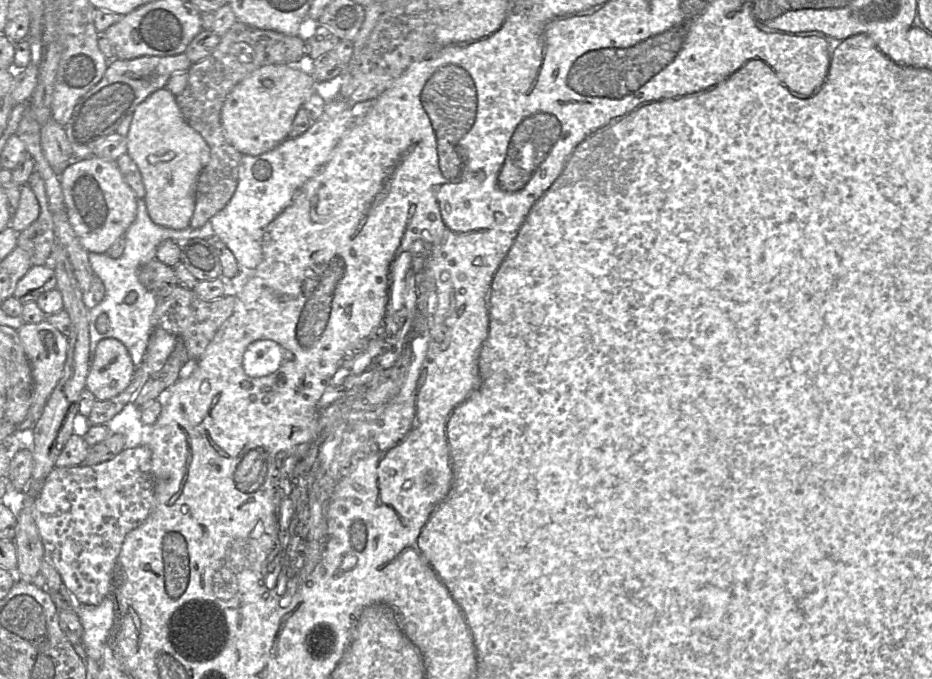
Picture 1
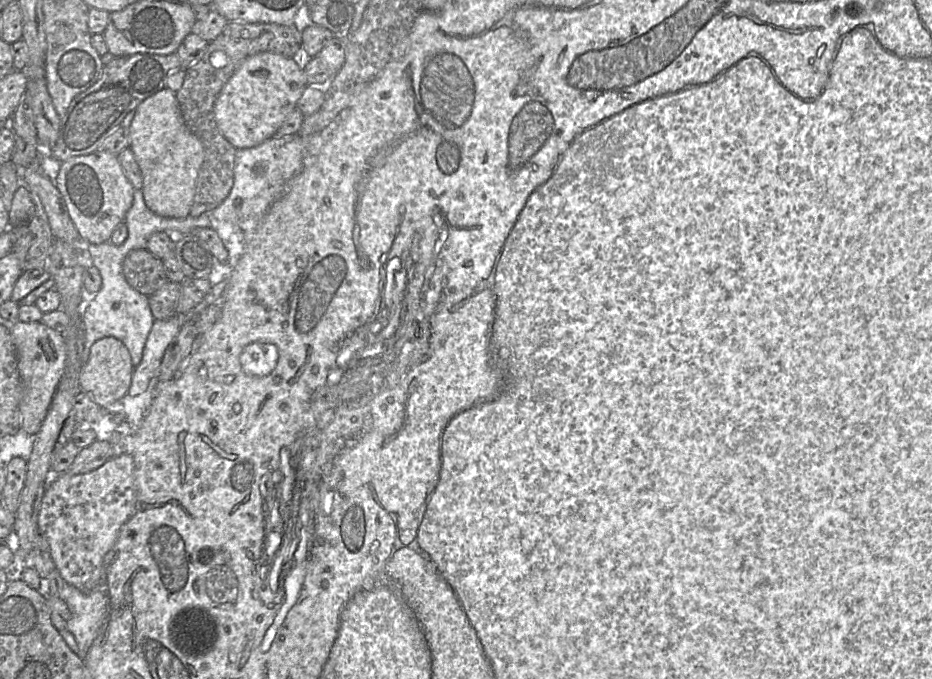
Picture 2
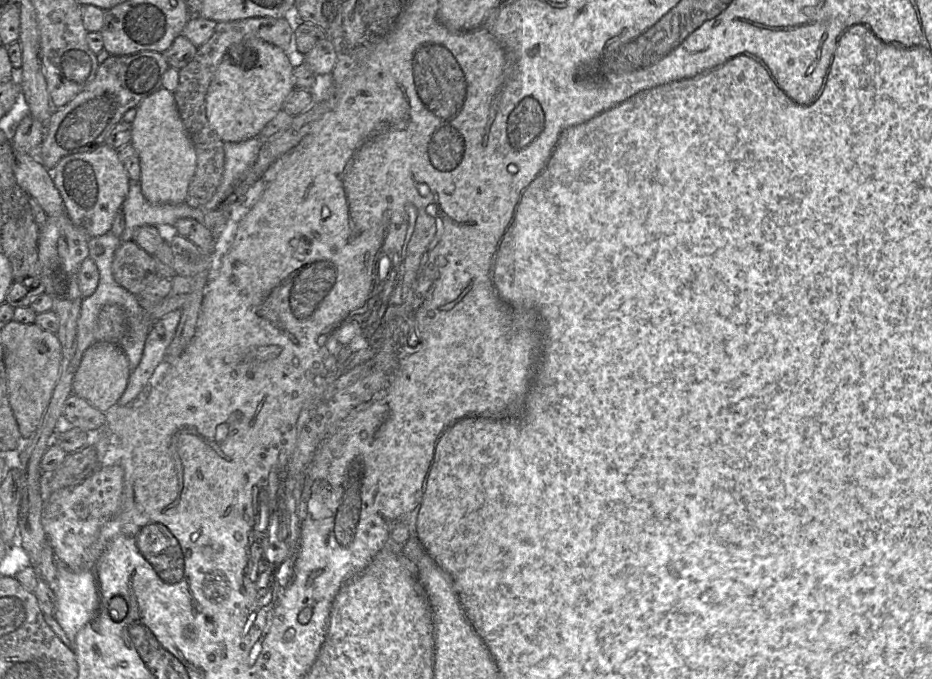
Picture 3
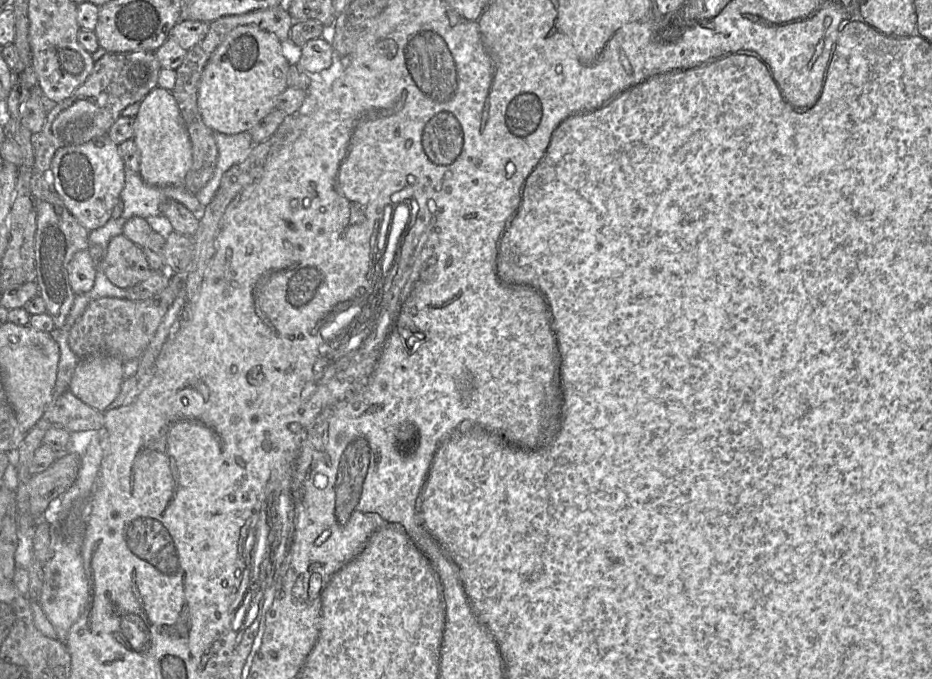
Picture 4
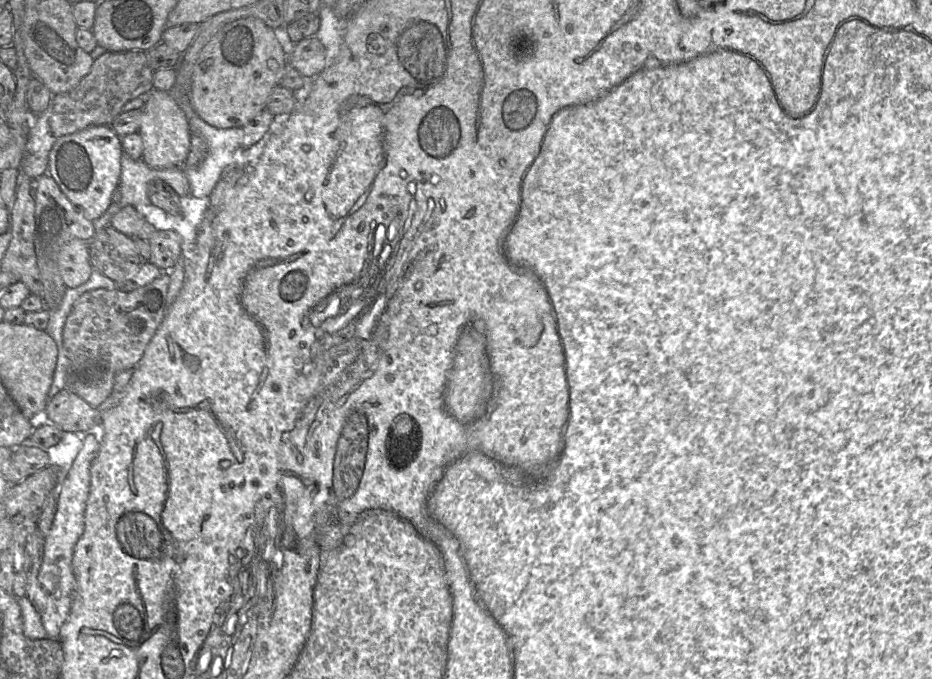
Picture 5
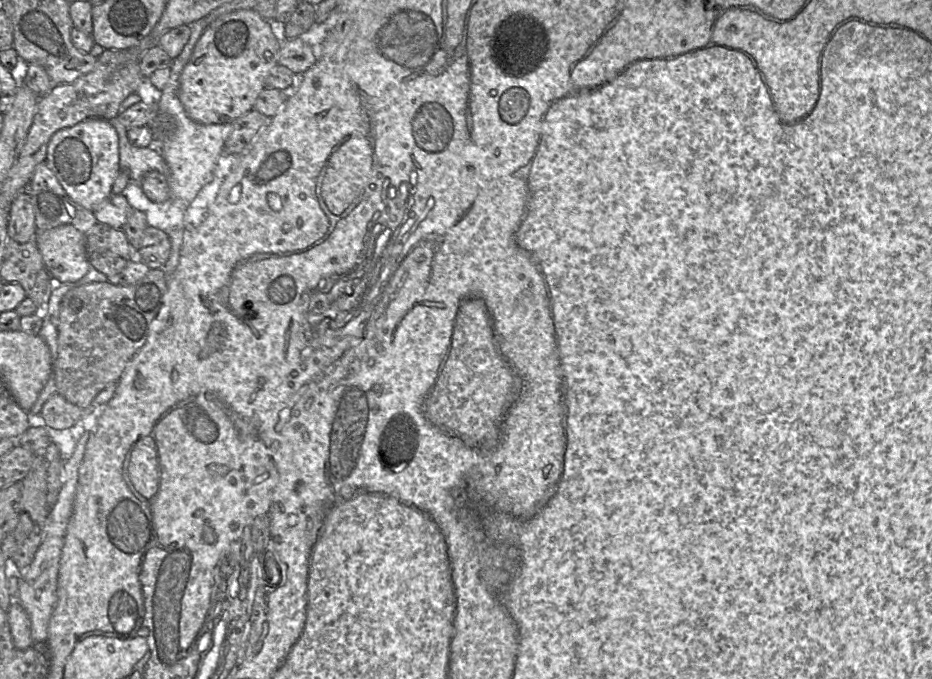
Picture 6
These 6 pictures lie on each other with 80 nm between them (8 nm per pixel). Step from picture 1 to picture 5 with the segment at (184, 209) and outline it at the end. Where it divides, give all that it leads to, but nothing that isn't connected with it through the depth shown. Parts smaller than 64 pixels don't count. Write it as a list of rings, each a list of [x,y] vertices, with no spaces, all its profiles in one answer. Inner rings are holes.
[[[151,89],[141,110],[141,123],[138,130],[143,142],[141,159],[155,169],[181,168],[190,151],[190,130],[185,114],[172,94]]]

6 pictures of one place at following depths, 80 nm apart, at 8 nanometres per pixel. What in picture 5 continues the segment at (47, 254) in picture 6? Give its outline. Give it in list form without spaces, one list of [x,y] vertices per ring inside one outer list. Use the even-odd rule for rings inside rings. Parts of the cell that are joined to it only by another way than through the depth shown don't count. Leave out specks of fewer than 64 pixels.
[[[72,239],[63,245],[58,254],[58,266],[67,288],[76,288],[87,282],[93,270],[88,242]]]

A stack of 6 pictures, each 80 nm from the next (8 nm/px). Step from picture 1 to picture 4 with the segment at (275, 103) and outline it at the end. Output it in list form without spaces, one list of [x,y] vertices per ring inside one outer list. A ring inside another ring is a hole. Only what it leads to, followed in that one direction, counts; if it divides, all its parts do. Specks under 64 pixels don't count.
[[[255,25],[234,28],[215,49],[201,75],[197,105],[203,122],[222,134],[248,132],[275,108],[278,96],[288,87],[289,68],[274,34]]]

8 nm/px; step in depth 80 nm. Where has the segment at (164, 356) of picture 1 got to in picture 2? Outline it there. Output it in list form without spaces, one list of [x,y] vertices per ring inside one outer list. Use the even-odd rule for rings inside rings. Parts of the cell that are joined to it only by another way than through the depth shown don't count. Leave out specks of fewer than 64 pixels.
[[[178,315],[164,320],[155,319],[145,343],[142,360],[133,371],[128,395],[137,396],[147,390],[149,381],[156,377],[164,353],[180,327]]]

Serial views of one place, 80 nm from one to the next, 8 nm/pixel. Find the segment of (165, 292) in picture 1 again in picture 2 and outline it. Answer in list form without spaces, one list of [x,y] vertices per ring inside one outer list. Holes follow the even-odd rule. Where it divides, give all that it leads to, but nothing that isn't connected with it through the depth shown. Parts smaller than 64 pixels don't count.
[[[146,249],[131,250],[122,262],[122,272],[127,283],[146,296],[168,281],[162,260]]]

